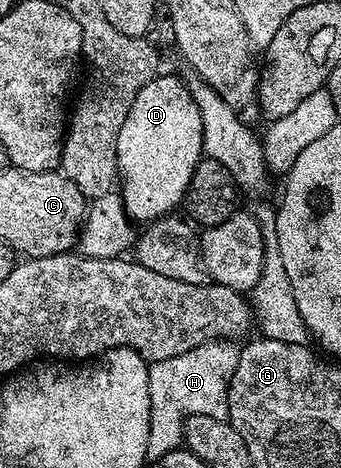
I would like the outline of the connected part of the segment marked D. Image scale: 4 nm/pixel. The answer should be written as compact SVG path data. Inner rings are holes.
M155 75L144 86L144 90L140 90L140 94L136 94L136 102L132 102L132 110L128 110L128 118L124 118L124 126L120 126L120 134L116 138L116 158L118 159L118 180L120 181L120 193L122 195L122 203L126 207L126 215L131 221L153 222L167 214L175 211L174 207L181 205L186 199L186 191L188 190L188 182L192 178L192 174L196 170L196 166L204 158L202 150L202 130L201 116L198 109L198 101L193 91L186 89L186 84L182 80L177 80L174 76Z

